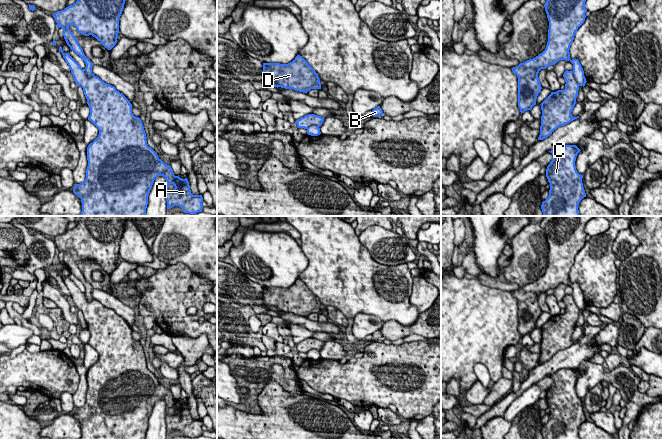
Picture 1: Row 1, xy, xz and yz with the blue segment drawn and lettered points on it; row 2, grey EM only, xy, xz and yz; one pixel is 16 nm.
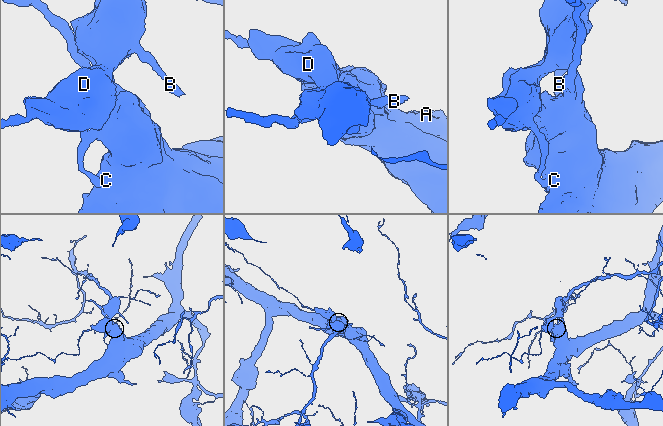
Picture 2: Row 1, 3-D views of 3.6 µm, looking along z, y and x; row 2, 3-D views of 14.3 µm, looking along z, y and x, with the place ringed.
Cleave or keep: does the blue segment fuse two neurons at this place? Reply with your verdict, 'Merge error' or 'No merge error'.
Merge error

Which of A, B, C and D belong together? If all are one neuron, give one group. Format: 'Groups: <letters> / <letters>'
Groups: A C / B D

